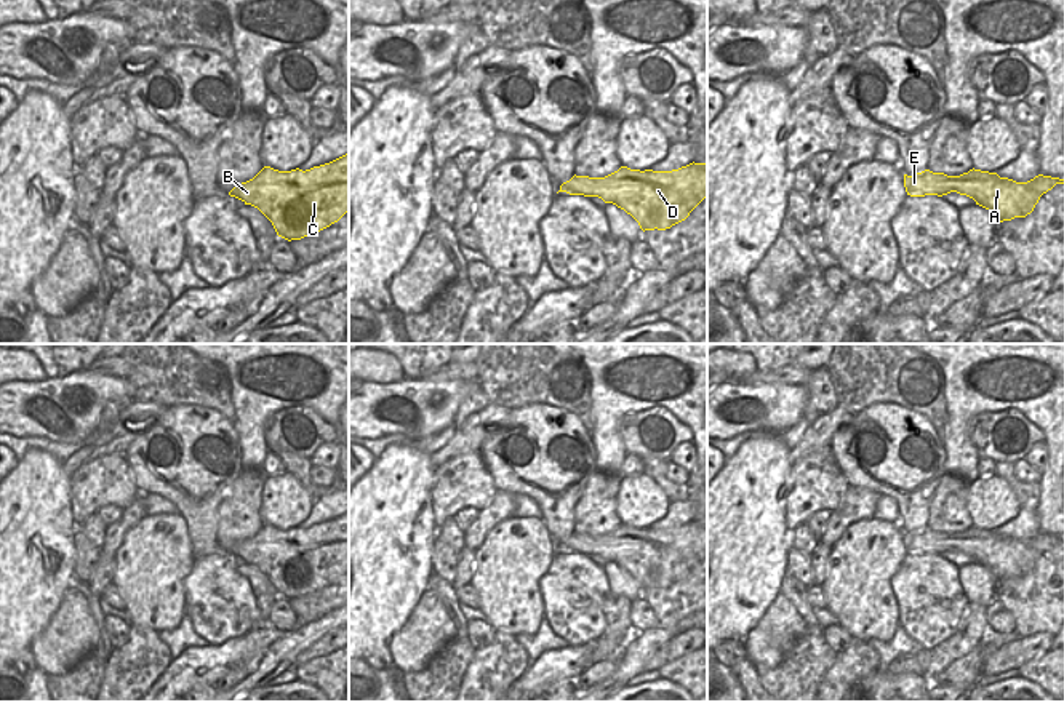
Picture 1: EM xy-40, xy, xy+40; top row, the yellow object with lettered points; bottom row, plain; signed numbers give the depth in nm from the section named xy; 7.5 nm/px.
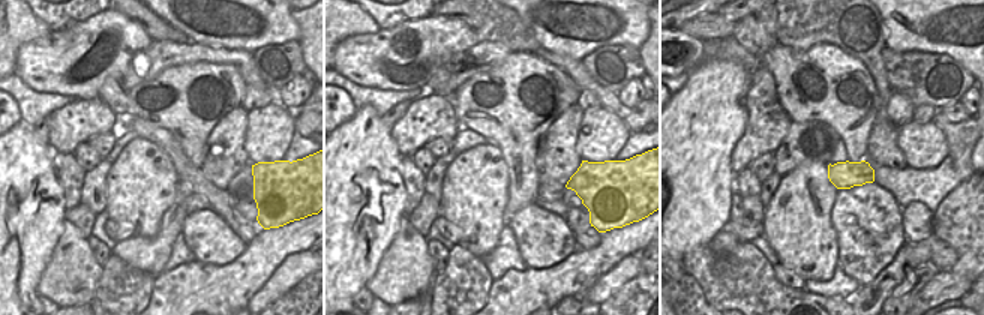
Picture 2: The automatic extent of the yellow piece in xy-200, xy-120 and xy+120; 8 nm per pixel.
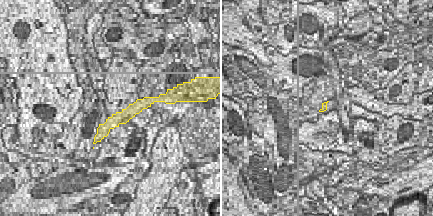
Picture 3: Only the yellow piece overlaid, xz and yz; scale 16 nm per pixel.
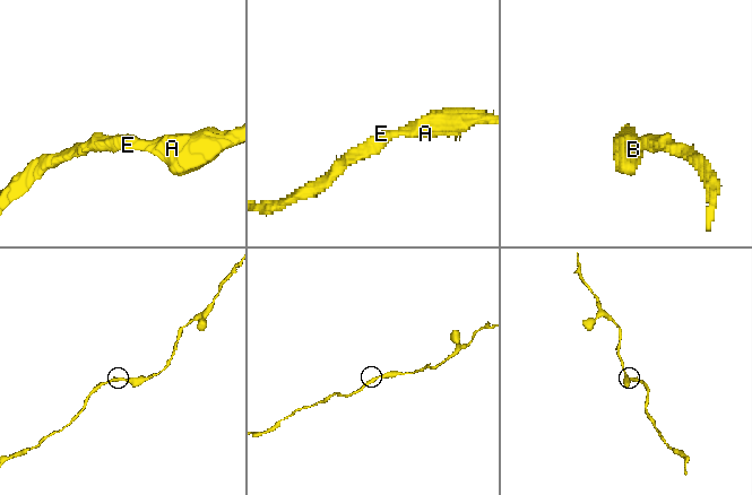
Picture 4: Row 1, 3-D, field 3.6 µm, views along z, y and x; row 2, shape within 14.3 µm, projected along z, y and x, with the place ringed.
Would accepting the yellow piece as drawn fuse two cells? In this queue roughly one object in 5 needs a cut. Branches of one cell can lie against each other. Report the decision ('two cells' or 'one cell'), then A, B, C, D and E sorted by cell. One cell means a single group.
one cell; groups A B C D E

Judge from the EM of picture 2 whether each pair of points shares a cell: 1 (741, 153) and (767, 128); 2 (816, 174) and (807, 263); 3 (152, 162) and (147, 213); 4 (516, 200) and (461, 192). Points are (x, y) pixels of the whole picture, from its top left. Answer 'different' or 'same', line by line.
1: same
2: same
3: same
4: different

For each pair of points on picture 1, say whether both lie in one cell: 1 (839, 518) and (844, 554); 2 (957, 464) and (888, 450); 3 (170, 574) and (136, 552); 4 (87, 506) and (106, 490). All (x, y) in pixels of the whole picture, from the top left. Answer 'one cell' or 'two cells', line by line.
1: two cells
2: two cells
3: one cell
4: one cell

